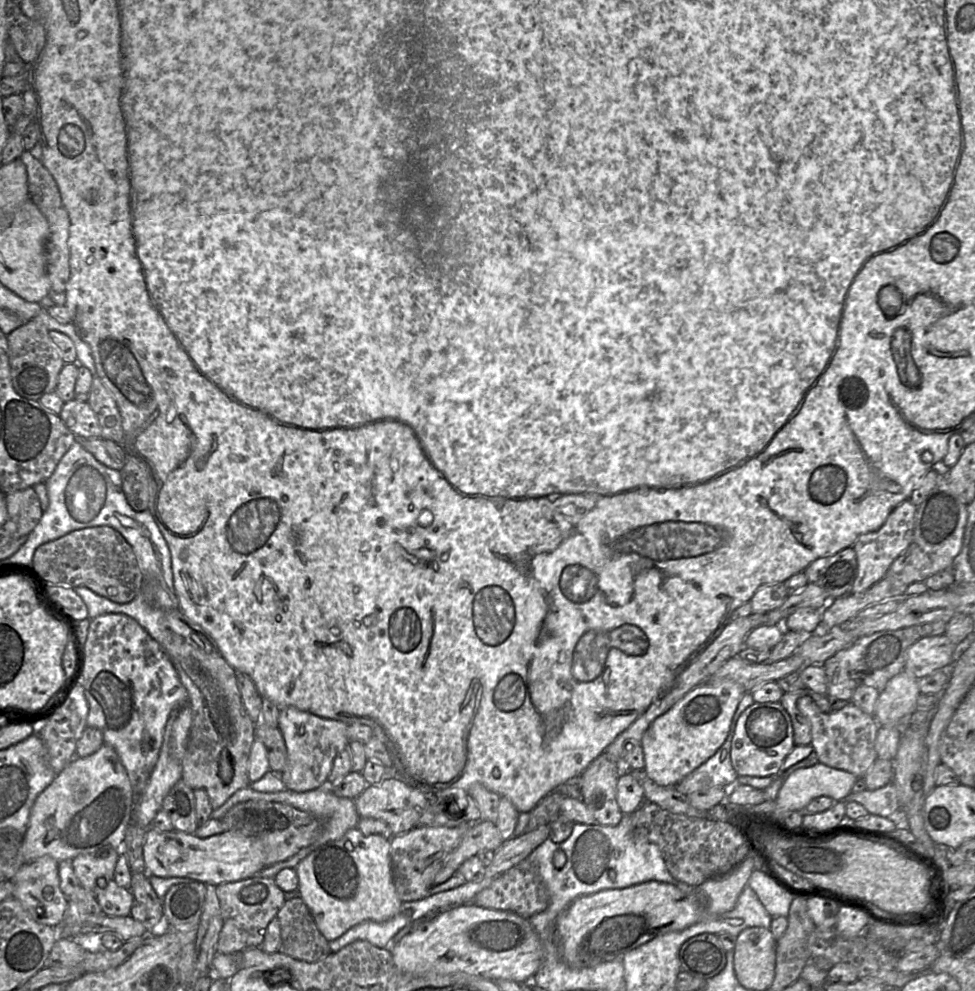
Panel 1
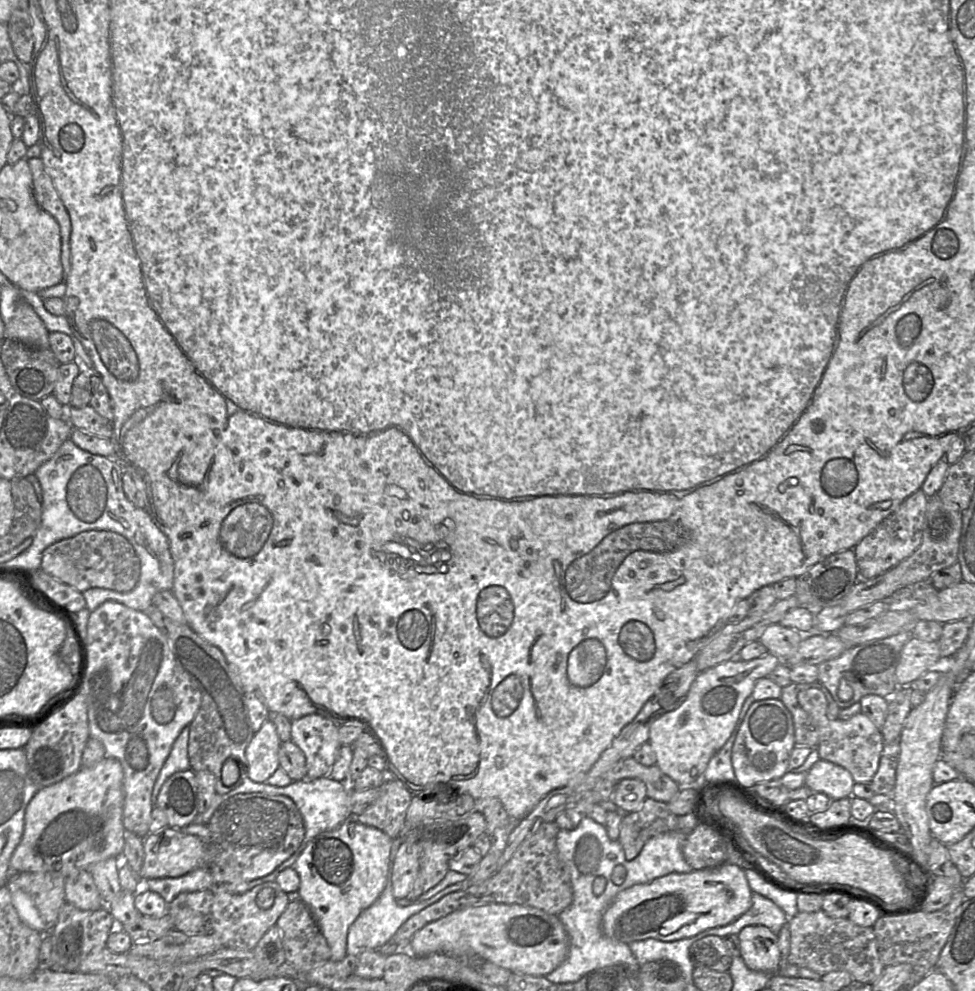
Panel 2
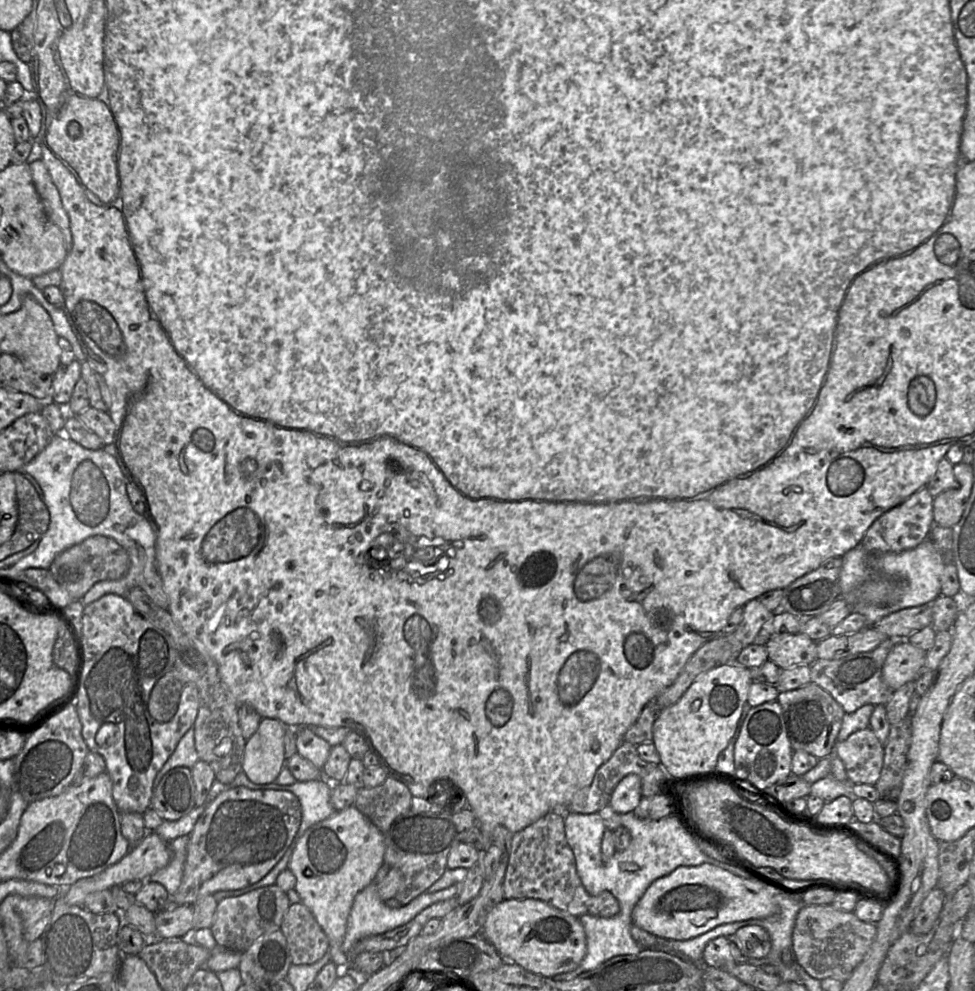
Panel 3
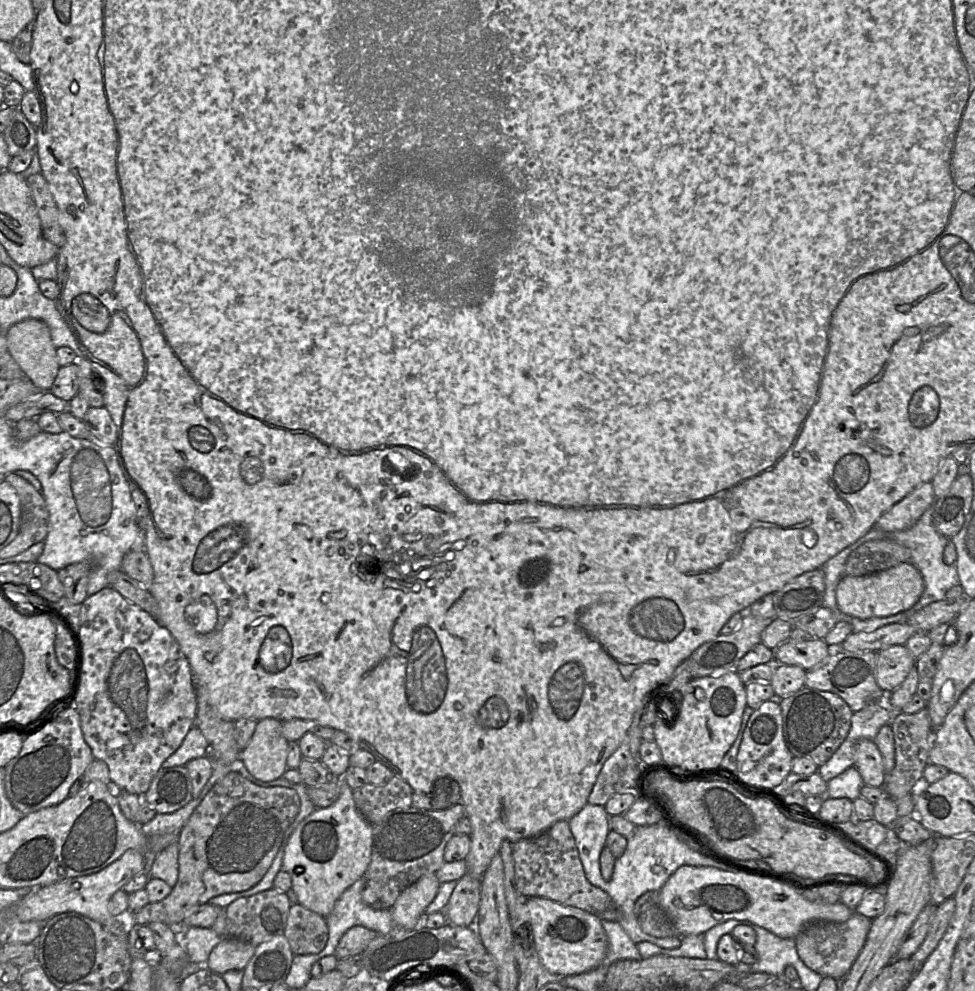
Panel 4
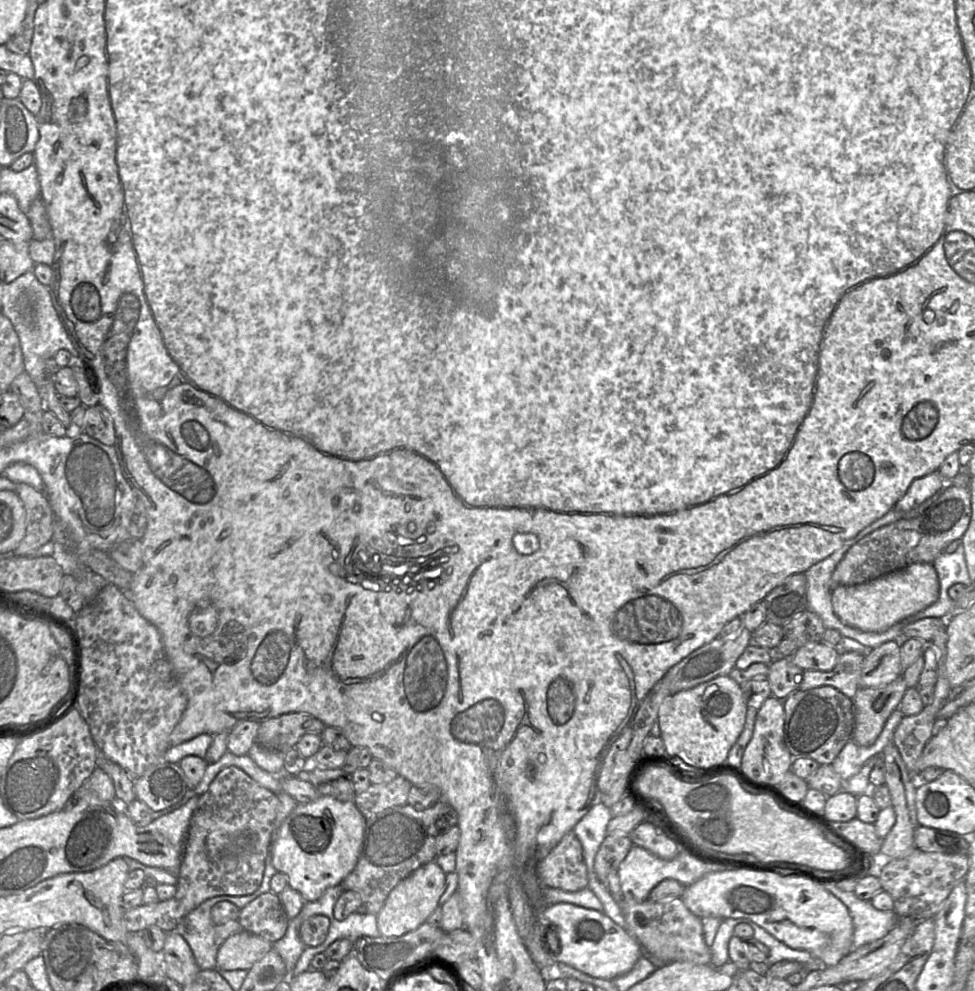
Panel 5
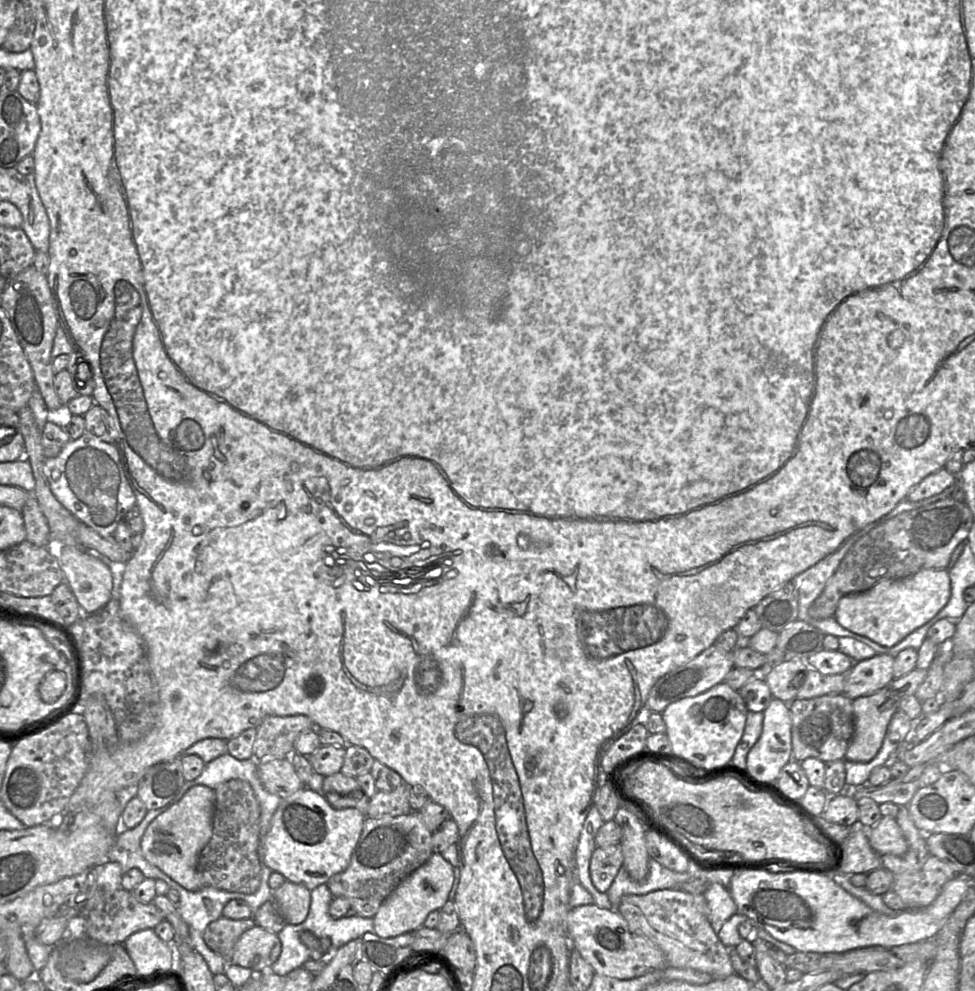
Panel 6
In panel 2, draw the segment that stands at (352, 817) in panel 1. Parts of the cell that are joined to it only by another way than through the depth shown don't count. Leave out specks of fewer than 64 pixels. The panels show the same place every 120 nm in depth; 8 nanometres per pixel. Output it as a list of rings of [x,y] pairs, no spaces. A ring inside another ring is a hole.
[[[323,776],[313,780],[299,780],[293,781],[285,787],[272,786],[265,783],[253,782],[249,778],[244,779],[241,785],[232,789],[227,794],[215,794],[209,808],[202,814],[197,814],[193,823],[208,825],[211,817],[217,808],[229,798],[244,793],[265,793],[268,795],[283,795],[291,798],[300,813],[302,814],[305,836],[298,847],[298,850],[303,851],[308,843],[312,841],[319,834],[330,831],[338,827],[347,818],[351,816],[350,813],[350,796],[349,787],[344,782],[335,781],[329,776]]]

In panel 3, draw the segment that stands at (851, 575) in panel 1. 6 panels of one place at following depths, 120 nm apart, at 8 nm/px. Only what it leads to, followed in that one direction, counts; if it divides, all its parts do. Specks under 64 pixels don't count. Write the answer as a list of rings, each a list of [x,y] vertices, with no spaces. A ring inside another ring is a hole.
[[[834,557],[792,582],[783,589],[779,610],[799,619],[820,615],[841,597],[841,568],[842,558]]]

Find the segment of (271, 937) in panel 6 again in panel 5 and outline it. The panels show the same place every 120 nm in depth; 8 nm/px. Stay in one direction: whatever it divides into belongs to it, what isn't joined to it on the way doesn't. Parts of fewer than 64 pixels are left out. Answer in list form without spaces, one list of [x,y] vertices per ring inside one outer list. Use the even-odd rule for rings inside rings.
[[[241,931],[228,937],[219,947],[216,958],[218,970],[249,970],[271,949],[273,943],[251,933]]]

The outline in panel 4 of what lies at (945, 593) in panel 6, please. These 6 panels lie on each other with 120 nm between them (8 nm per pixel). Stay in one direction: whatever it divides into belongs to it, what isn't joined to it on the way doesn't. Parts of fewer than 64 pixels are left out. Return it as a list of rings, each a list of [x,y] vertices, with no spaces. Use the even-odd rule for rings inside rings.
[[[911,563],[867,576],[843,576],[836,588],[838,608],[844,614],[860,619],[891,616],[913,607],[924,590],[923,577]]]

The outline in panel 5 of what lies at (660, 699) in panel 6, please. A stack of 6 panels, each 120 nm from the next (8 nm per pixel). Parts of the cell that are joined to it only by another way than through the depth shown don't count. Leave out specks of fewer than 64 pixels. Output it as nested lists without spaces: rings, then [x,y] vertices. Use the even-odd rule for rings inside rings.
[[[746,628],[731,637],[717,637],[711,642],[694,650],[679,663],[674,665],[663,676],[665,686],[669,689],[670,695],[679,691],[691,689],[699,684],[710,681],[718,676],[728,676],[735,667],[737,659],[752,642],[752,633]]]

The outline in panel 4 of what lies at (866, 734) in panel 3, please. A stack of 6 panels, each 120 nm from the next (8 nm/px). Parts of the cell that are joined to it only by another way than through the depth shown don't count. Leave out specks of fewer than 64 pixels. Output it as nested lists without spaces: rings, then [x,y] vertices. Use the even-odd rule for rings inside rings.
[[[860,739],[856,742],[853,766],[859,771],[865,785],[883,787],[883,758],[874,740]]]

